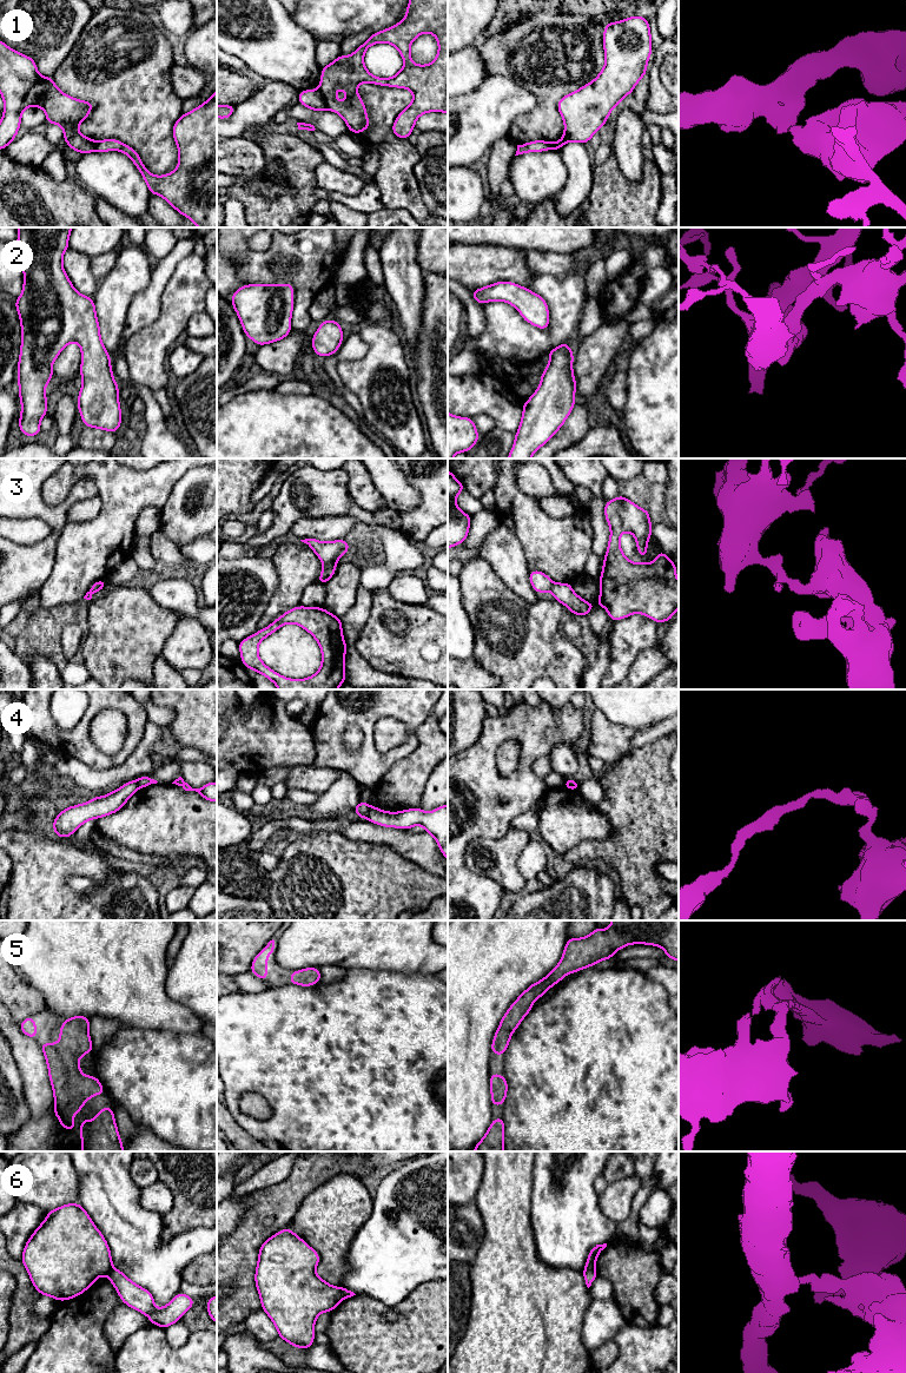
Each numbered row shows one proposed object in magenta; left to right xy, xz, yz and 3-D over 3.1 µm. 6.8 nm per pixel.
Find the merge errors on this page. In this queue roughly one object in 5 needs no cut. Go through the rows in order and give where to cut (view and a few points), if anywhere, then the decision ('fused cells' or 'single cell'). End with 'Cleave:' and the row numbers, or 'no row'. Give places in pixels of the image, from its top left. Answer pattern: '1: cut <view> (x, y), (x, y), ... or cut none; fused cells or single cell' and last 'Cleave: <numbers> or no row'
1: cut xz (318, 91), (328, 107); fused cells
2: cut none; single cell
3: cut xz (324, 561), (336, 562); fused cells
4: cut xz (370, 806), (365, 816); fused cells
5: cut none; single cell
6: cut xz (341, 1287), (344, 1298); fused cells
Cleave: 1, 3, 4, 6

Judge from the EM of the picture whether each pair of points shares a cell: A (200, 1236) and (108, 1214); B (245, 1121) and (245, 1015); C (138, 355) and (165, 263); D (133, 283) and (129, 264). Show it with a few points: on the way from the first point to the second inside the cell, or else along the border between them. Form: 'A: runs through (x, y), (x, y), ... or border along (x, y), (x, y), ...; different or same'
A: runs through (178, 1252), (152, 1253), (131, 1232); same
B: runs through (235, 1095), (236, 1083), (245, 1065), (245, 1042); same
C: border along (161, 302), (159, 315), (125, 340); different
D: runs through (132, 278), (132, 269); same

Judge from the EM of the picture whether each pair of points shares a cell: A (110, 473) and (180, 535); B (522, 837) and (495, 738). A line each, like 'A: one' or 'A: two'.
A: two
B: two

